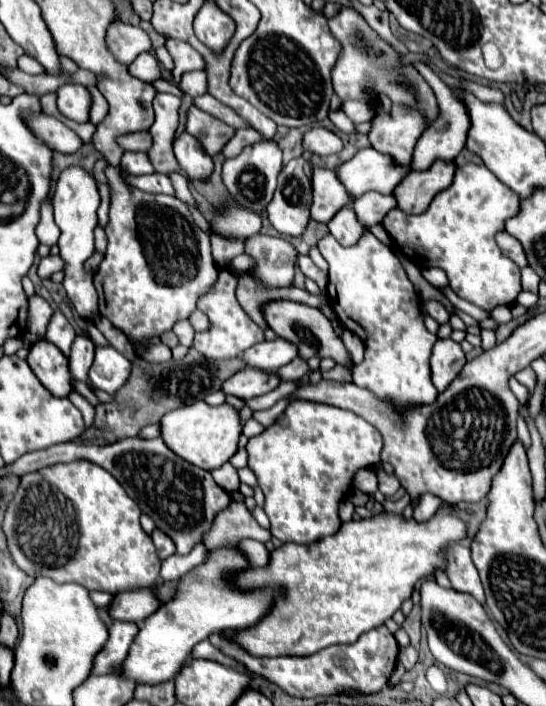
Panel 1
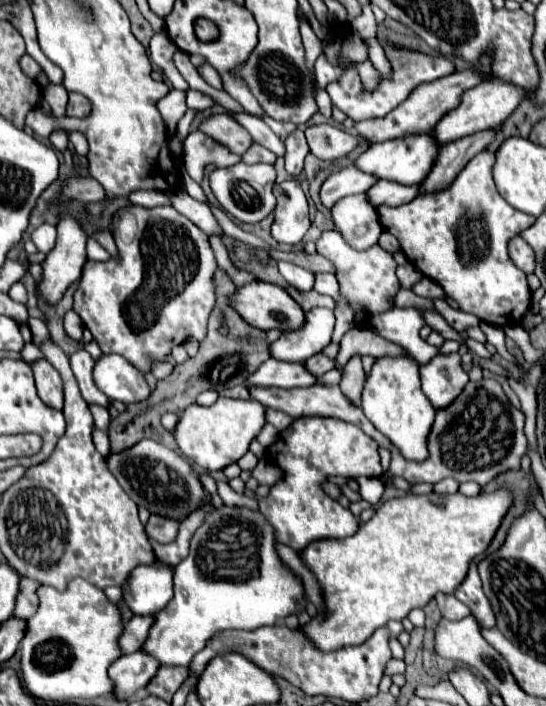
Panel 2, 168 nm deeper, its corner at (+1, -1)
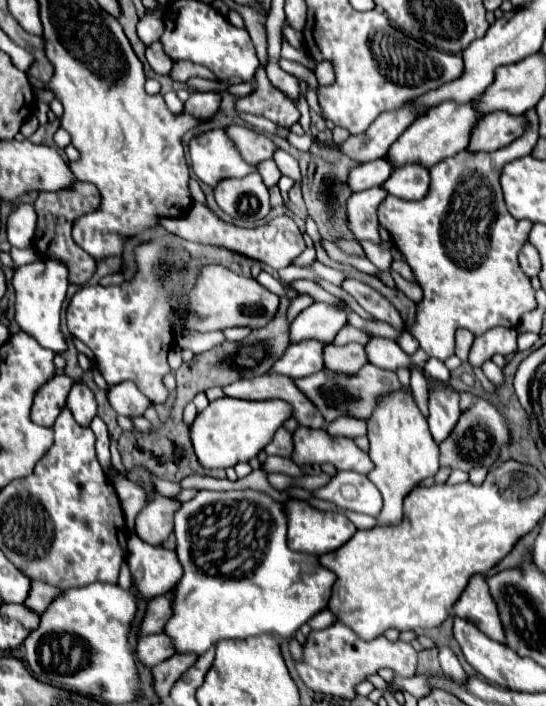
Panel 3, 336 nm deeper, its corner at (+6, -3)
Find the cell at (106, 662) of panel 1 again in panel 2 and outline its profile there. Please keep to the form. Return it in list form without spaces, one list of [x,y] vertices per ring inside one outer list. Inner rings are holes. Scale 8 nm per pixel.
[[[134,616],[120,636],[120,646],[124,654],[132,654],[134,650],[140,650],[144,640],[148,638],[148,630],[154,624],[154,616]]]

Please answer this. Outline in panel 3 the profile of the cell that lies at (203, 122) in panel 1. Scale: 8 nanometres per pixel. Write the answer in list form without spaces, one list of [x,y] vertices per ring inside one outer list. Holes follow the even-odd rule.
[[[227,126],[225,128],[227,136],[231,136],[233,144],[237,146],[237,150],[241,152],[243,160],[249,162],[249,164],[257,164],[261,160],[267,160],[271,158],[273,150],[277,148],[271,138],[267,138],[265,134],[253,130],[253,128],[247,128],[247,126]]]

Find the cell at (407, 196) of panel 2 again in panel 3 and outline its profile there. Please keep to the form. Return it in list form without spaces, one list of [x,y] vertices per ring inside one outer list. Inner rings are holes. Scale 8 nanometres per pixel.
[[[407,164],[395,170],[383,184],[385,192],[403,200],[421,200],[429,190],[429,170],[419,164]]]

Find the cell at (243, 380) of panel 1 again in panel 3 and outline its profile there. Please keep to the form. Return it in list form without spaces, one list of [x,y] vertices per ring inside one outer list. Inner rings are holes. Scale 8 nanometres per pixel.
[[[315,340],[291,344],[285,350],[285,356],[273,364],[269,374],[283,374],[293,380],[311,376],[315,372],[323,370],[323,344]]]

